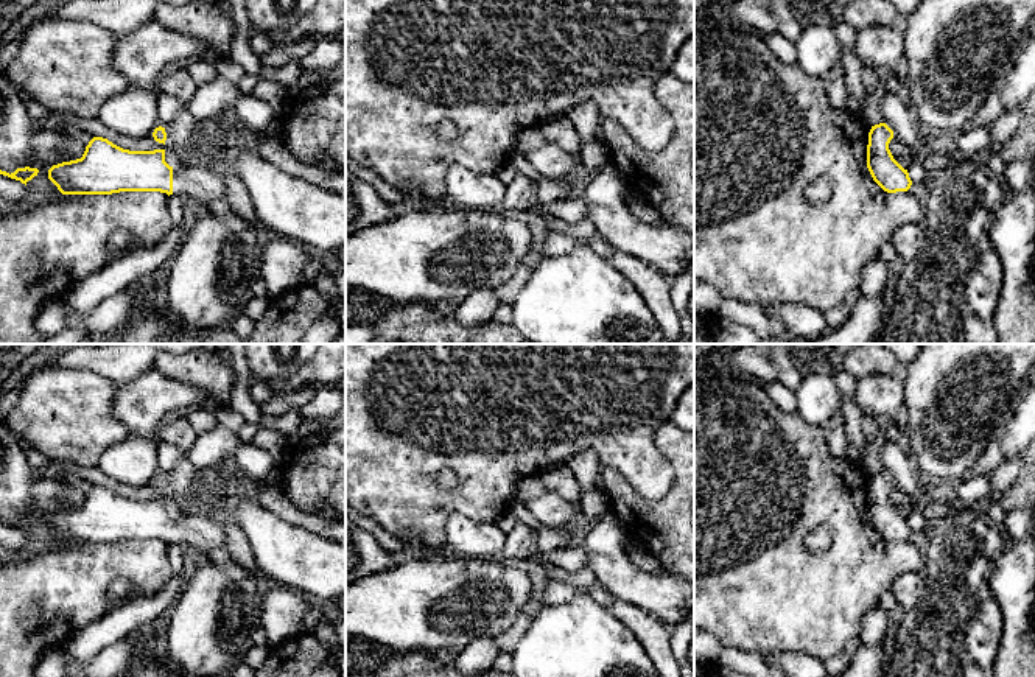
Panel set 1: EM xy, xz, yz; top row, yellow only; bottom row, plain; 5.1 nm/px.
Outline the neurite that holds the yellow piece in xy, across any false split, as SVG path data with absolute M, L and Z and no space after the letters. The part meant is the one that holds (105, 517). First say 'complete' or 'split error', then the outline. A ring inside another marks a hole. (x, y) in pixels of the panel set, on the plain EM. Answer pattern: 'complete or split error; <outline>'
split error; M93 486L81 507L53 514L48 528L62 543L112 543L120 540L160 540L191 549L209 552L218 546L227 548L224 515L215 510L196 509L191 514L173 517L165 510L165 498L129 500L107 487Z

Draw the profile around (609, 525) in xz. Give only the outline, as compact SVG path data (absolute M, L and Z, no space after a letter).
M613 510L596 520L584 535L576 535L573 526L542 528L535 534L543 551L585 549L587 565L604 590L666 626L674 627L694 613L694 581L669 570L660 574L638 570L626 554L626 534Z

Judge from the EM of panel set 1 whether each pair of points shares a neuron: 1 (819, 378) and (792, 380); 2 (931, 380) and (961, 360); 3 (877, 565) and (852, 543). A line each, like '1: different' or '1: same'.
1: different
2: same
3: same

